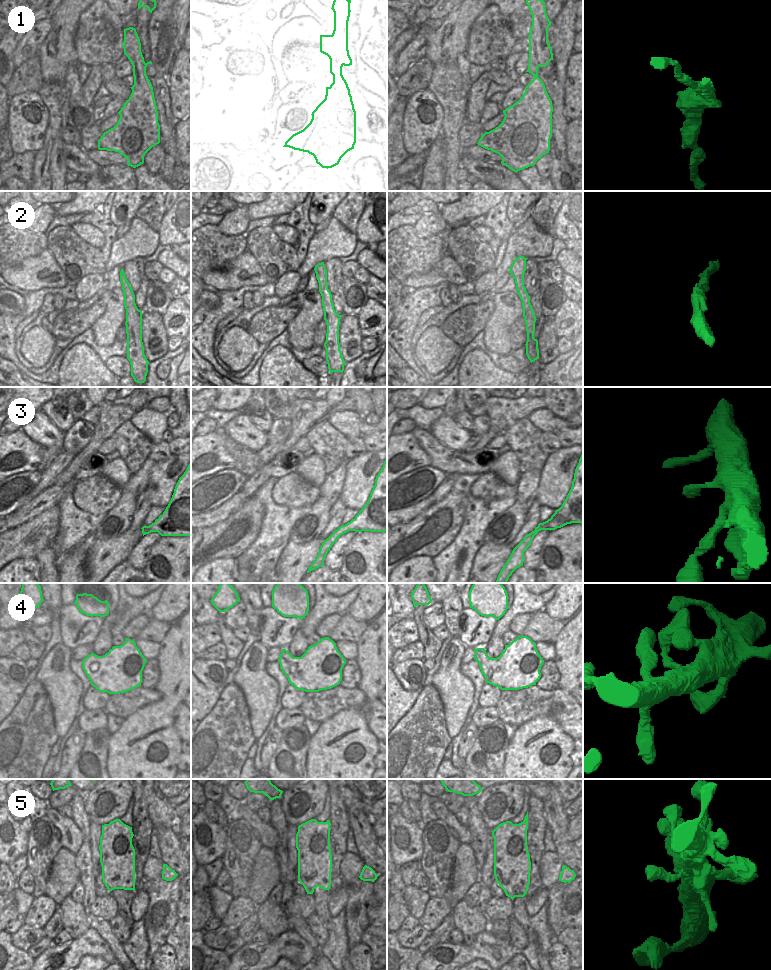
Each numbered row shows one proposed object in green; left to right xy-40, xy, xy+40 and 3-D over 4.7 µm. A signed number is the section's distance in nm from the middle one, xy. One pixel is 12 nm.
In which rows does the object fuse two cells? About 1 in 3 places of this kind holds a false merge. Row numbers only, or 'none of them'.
1.

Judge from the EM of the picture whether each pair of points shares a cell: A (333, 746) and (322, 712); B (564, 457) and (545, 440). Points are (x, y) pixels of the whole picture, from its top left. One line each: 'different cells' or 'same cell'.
A: different cells
B: different cells

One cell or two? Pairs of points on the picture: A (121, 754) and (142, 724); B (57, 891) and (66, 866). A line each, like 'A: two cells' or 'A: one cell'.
A: one cell
B: one cell

